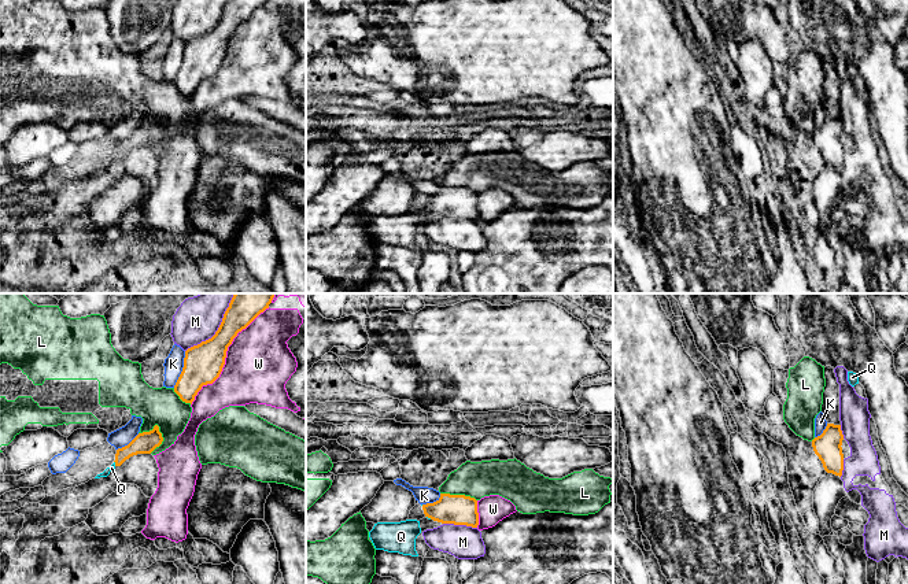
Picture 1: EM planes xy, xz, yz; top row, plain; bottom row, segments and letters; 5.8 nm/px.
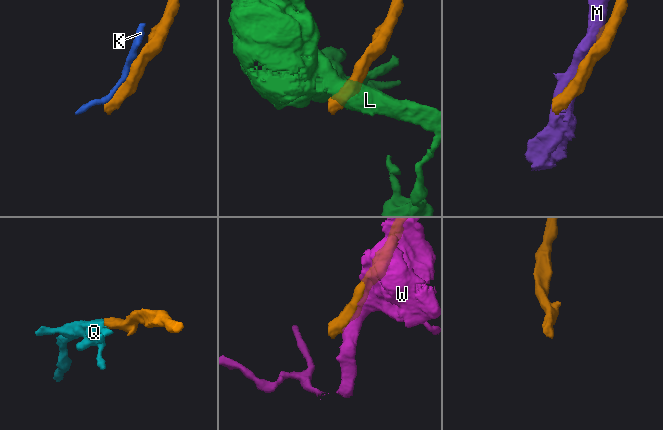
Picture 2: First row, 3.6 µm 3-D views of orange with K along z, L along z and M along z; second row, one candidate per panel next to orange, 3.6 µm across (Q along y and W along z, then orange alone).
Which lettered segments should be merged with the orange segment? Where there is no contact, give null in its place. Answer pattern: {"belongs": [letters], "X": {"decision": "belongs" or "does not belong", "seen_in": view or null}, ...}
{"belongs": ["Q"], "K": {"decision": "does not belong", "seen_in": "xy"}, "L": {"decision": "does not belong", "seen_in": "xy"}, "M": {"decision": "does not belong", "seen_in": "xy"}, "Q": {"decision": "belongs", "seen_in": "xy"}, "W": {"decision": "does not belong", "seen_in": "xy"}}

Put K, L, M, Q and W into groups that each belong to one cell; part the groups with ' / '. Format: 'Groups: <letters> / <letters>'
Groups: K / L / M / Q / W

